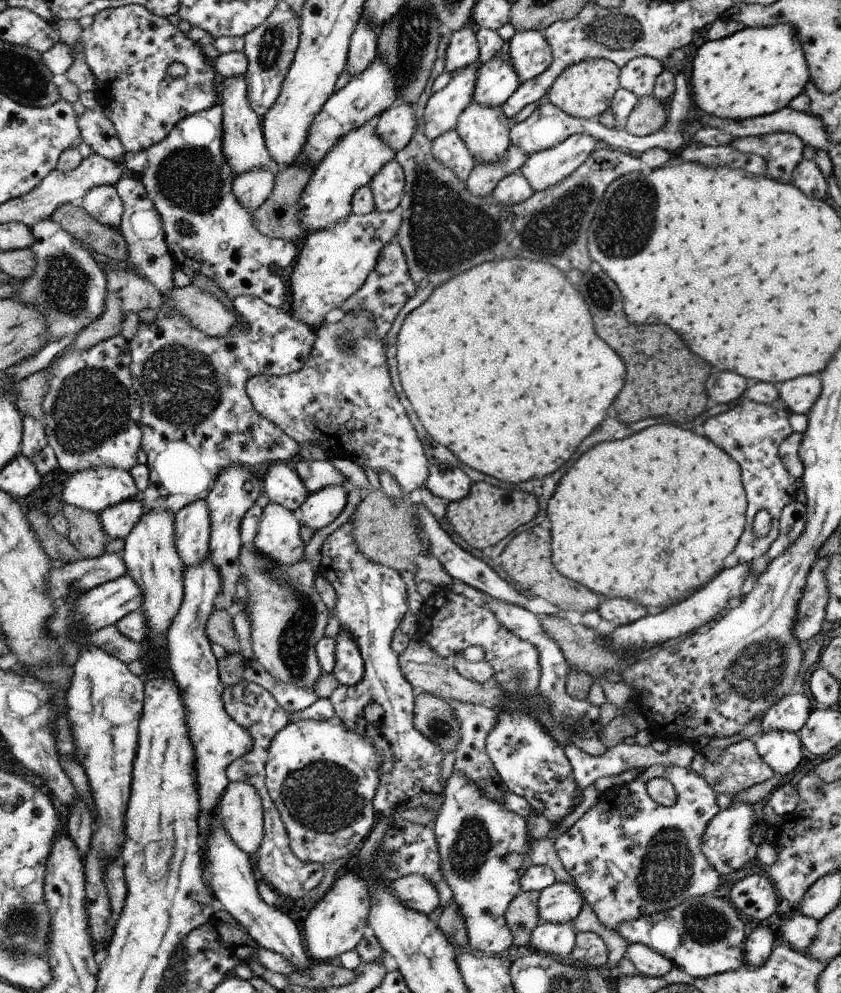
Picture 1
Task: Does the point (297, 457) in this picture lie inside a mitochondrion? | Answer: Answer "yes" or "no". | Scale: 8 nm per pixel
no

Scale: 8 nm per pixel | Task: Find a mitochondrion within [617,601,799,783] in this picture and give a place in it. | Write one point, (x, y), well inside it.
(753, 673)

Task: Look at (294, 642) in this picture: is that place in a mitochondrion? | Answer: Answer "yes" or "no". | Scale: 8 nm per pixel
yes

